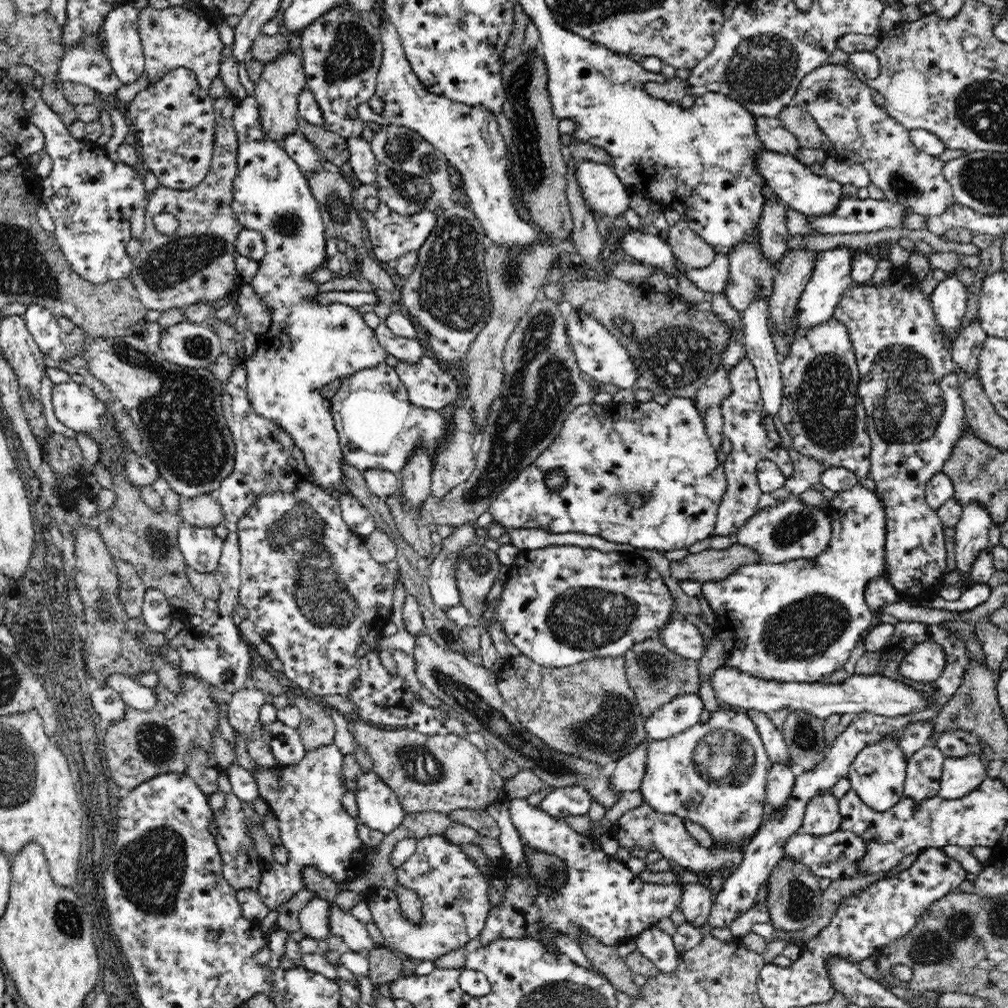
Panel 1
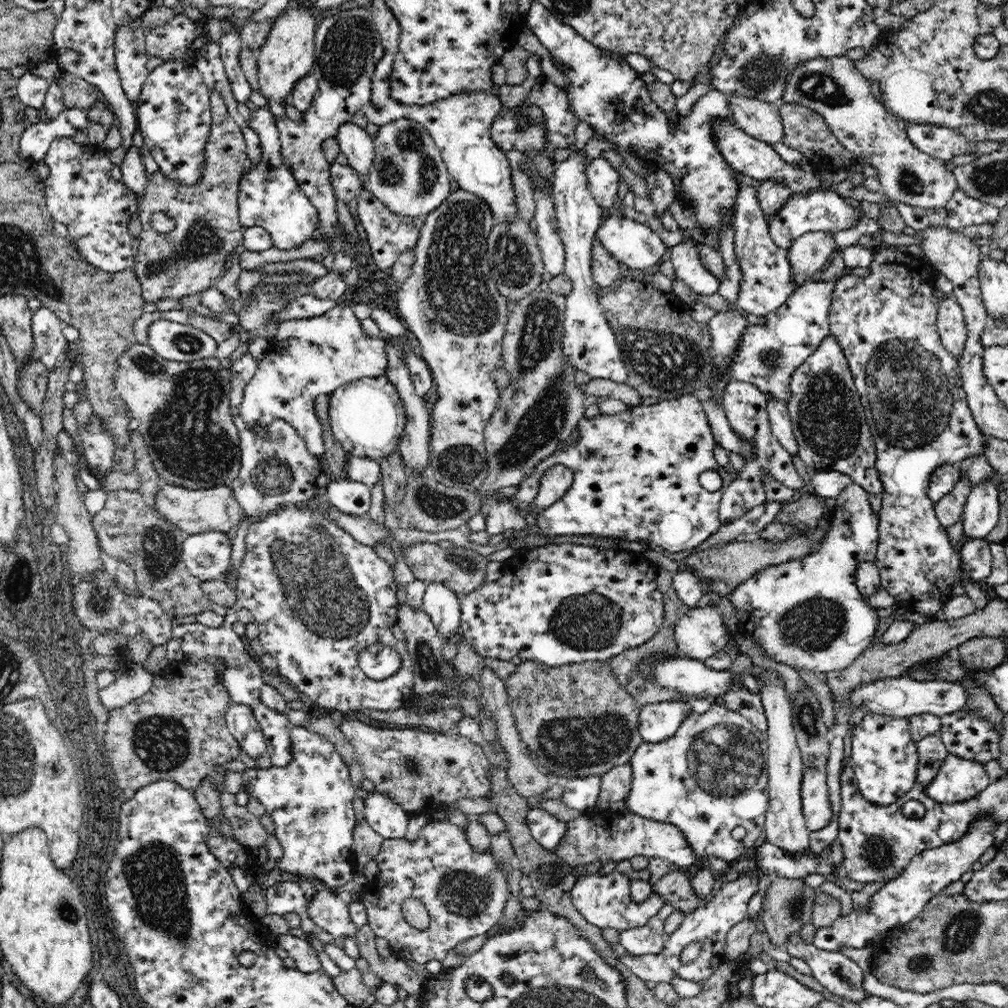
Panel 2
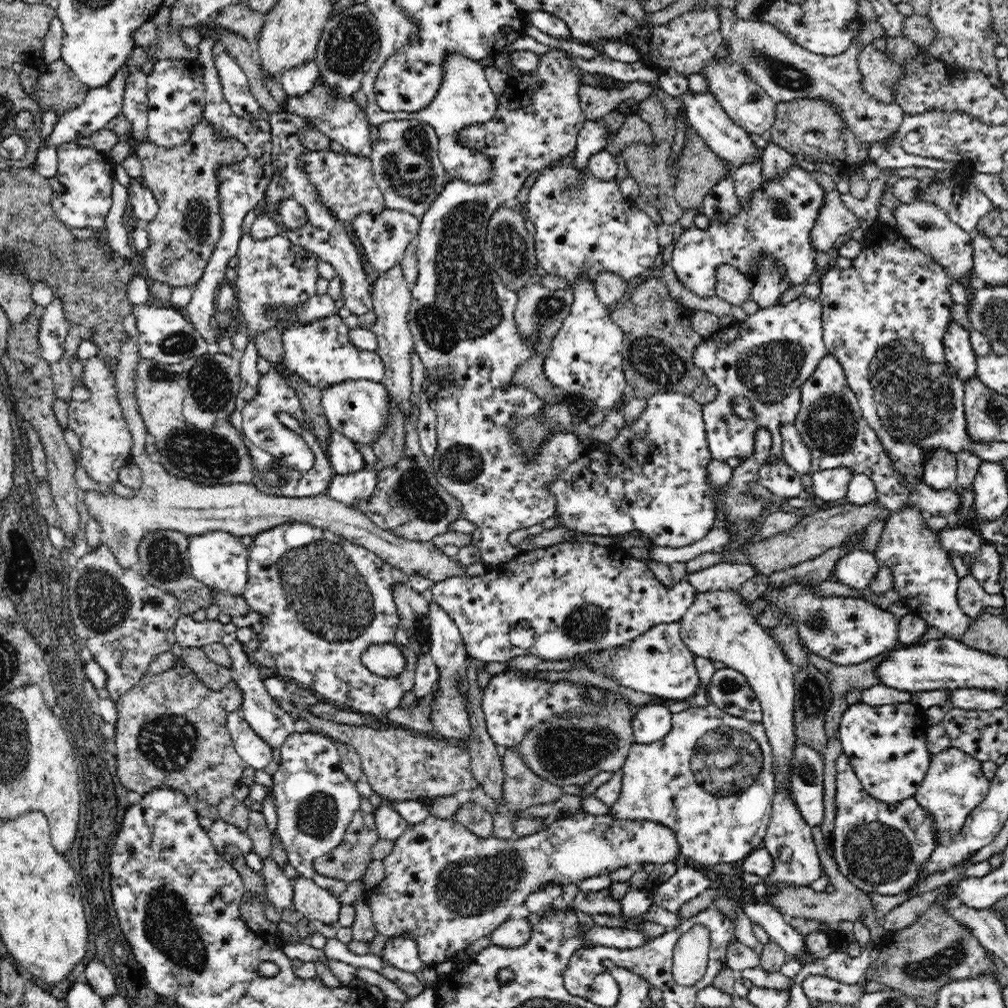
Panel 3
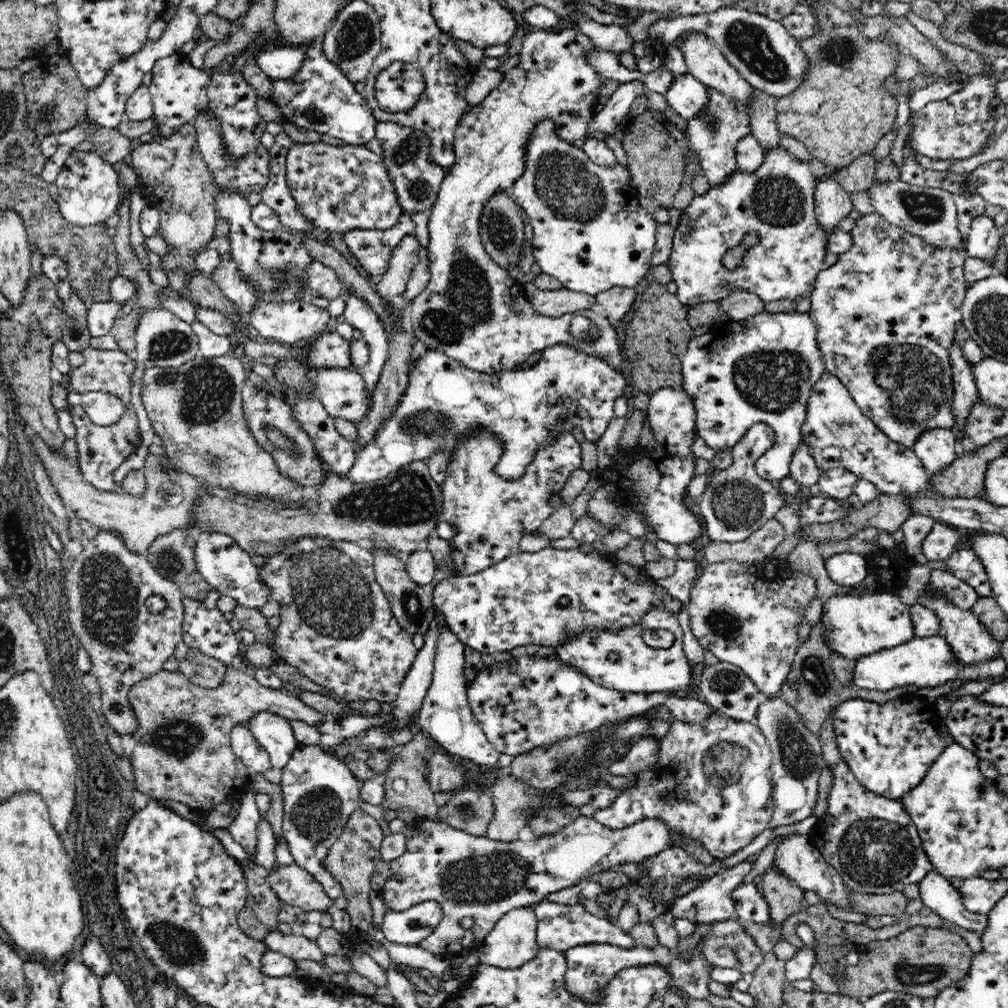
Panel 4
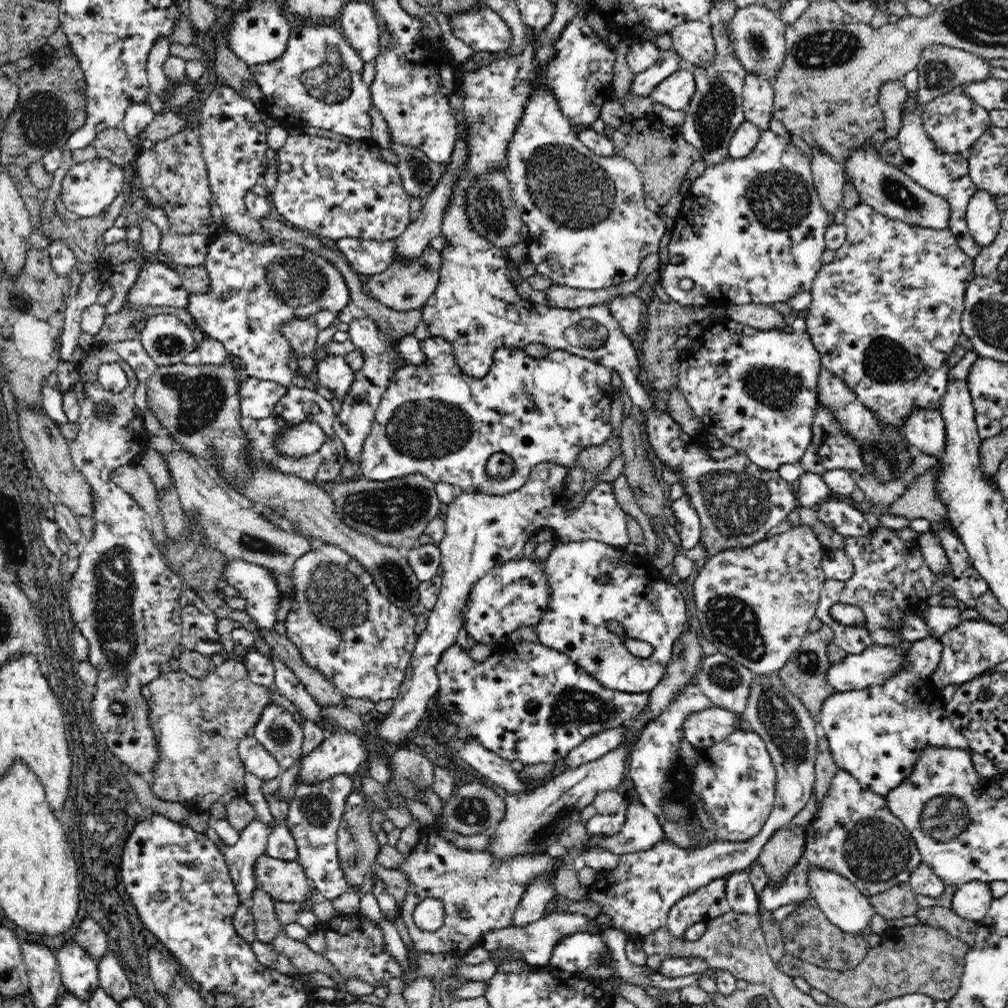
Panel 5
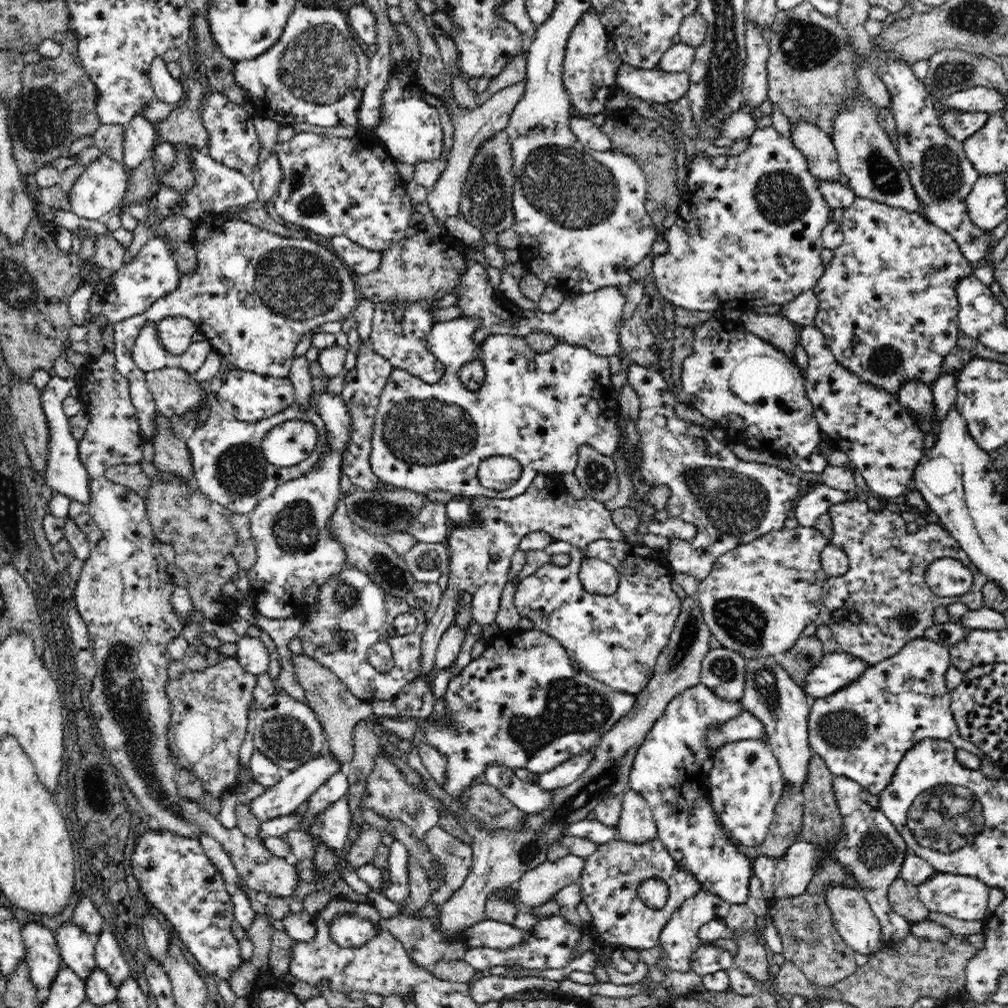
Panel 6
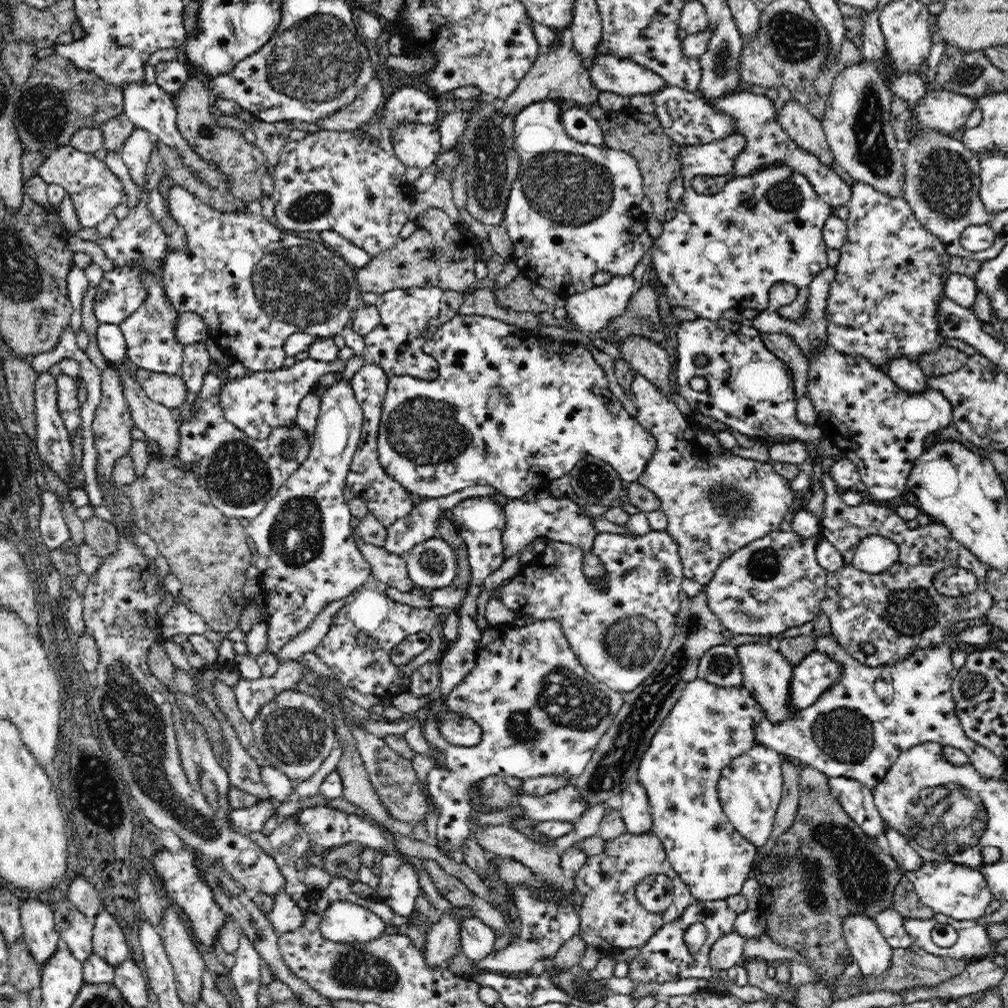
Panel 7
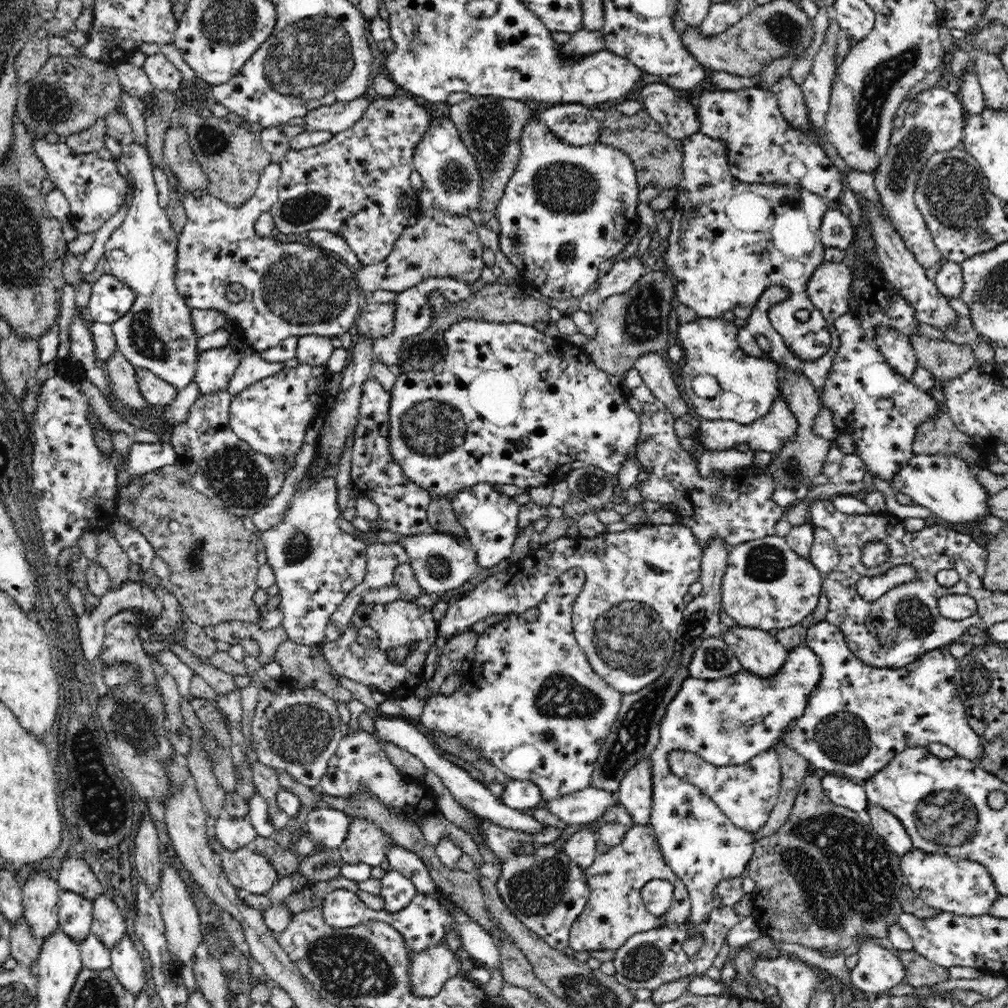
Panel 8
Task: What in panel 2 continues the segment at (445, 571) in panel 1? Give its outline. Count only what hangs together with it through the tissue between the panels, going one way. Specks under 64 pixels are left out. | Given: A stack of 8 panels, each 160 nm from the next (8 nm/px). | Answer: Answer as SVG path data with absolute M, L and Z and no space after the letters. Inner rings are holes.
M426 582L422 609L431 618L443 642L461 623L460 596L441 582Z

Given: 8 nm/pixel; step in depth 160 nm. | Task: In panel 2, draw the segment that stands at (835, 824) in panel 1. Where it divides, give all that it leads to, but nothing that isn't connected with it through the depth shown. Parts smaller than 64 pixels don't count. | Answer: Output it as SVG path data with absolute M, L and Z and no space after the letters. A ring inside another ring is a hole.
M806 767L801 784L801 803L806 826L810 831L820 830L830 824L832 808L824 769Z

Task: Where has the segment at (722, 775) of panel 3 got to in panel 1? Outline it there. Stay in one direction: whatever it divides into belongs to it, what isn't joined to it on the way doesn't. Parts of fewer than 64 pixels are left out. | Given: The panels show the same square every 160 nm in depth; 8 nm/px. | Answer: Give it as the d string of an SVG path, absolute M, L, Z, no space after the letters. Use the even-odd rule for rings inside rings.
M719 709L710 713L707 722L697 722L664 740L649 740L645 775L640 785L643 802L660 814L675 814L683 821L692 820L704 827L713 844L745 844L756 834L767 802L767 774L770 759L757 726L747 713ZM689 882L683 885L680 908L691 926L704 926L713 906L712 891L704 883Z

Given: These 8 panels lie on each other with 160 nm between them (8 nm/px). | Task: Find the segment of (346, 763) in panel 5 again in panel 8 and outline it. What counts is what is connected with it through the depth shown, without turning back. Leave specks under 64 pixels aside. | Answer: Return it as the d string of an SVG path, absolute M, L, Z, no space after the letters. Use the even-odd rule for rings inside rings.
M223 814L215 822L215 839L224 850L237 850L256 838L257 832L247 817L234 819Z

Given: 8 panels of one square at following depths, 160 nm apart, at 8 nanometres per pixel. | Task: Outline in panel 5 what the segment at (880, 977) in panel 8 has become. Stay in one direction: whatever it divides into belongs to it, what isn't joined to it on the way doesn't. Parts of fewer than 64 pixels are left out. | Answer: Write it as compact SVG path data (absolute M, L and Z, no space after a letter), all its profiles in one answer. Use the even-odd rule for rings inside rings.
M812 868L808 872L808 886L812 898L819 904L819 909L834 927L852 935L870 934L871 920L875 914L874 908L869 898L862 894L852 881L831 870Z

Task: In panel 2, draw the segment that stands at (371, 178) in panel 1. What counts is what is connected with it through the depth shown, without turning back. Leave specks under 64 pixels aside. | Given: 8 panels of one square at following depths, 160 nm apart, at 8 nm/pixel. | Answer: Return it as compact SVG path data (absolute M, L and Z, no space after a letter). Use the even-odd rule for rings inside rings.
M351 122L344 123L335 138L352 169L360 176L368 174L375 159L375 146L366 129Z

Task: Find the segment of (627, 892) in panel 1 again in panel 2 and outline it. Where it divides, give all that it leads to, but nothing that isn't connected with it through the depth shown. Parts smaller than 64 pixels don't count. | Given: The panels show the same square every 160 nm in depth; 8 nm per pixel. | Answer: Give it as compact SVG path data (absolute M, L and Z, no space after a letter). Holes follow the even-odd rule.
M529 808L526 823L531 835L549 851L557 848L566 832L566 823L544 809ZM612 870L610 874L600 876L599 873L593 875L584 875L576 879L571 890L571 900L574 907L582 914L582 917L596 926L598 929L614 928L619 933L629 929L641 928L648 924L654 916L657 916L662 910L666 900L656 892L652 892L650 897L640 904L632 902L629 888L631 881L628 875Z

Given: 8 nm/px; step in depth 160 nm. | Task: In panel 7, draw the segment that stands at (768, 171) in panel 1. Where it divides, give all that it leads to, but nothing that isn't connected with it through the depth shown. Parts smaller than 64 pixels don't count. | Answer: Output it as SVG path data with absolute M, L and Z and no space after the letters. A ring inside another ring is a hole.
M610 53L598 55L589 71L590 81L598 91L629 98L634 95L654 94L668 86L662 77L646 67Z

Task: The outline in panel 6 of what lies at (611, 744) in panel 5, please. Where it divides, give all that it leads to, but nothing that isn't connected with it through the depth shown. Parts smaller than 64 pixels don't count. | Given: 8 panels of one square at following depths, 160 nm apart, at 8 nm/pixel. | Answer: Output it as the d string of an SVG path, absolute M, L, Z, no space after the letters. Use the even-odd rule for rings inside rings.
M590 748L590 750L586 750L584 754L578 754L578 756L574 756L574 758L566 762L558 764L558 766L550 770L550 772L542 773L533 779L537 780L537 784L546 791L568 786L587 769L592 755L593 748Z

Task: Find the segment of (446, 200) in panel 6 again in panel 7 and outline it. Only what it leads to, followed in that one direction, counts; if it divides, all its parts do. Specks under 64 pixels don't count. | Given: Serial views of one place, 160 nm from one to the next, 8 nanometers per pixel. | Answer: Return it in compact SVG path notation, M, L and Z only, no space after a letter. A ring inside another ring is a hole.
M572 43L557 47L552 45L547 52L541 51L526 77L518 84L517 90L504 100L500 113L514 118L526 106L548 98L564 99L568 104L583 107L594 105L601 92L592 85L588 69L584 69L580 62L582 59Z

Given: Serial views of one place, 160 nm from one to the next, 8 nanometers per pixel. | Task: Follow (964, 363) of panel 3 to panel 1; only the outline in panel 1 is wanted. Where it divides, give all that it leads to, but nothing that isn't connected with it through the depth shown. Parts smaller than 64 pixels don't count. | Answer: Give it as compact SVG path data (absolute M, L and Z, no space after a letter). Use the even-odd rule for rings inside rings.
M949 273L948 278L940 280L929 298L941 331L945 336L954 336L954 332L960 330L960 322L965 315L967 288L956 278L955 273Z

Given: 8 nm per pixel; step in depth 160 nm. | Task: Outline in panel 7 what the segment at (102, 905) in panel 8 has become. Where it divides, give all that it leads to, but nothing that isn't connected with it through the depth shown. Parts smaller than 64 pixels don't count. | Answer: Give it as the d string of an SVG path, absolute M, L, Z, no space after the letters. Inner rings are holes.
M103 907L94 922L93 953L100 955L100 958L106 960L113 968L122 966L131 956L123 928L118 926L114 916L105 911Z

